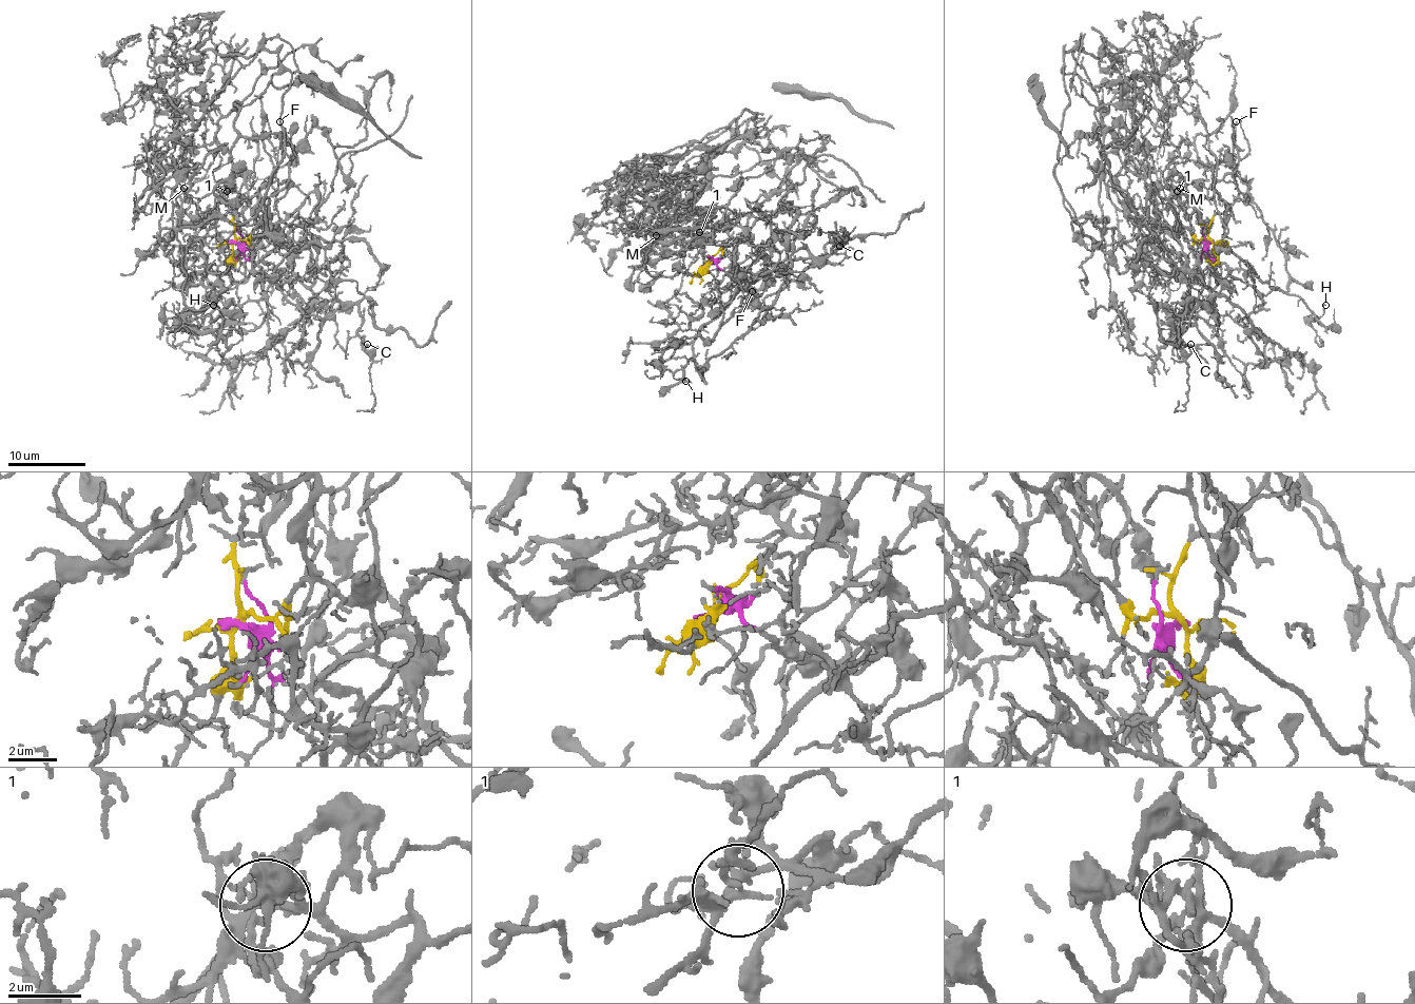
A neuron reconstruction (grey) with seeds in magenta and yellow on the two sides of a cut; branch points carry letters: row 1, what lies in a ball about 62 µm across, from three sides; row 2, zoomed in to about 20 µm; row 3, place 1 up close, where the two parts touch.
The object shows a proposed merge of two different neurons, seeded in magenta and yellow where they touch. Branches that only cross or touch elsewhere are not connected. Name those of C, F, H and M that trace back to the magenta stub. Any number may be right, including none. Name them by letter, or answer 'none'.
C, H

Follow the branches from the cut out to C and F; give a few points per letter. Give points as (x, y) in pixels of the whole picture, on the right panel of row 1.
C: (1210, 239), (1213, 257), (1228, 230), (1208, 255), (1208, 296), (1179, 335), (1183, 351), (1190, 353), (1190, 343)
F: (1210, 239), (1210, 220), (1224, 211), (1215, 184), (1238, 163), (1236, 120)

